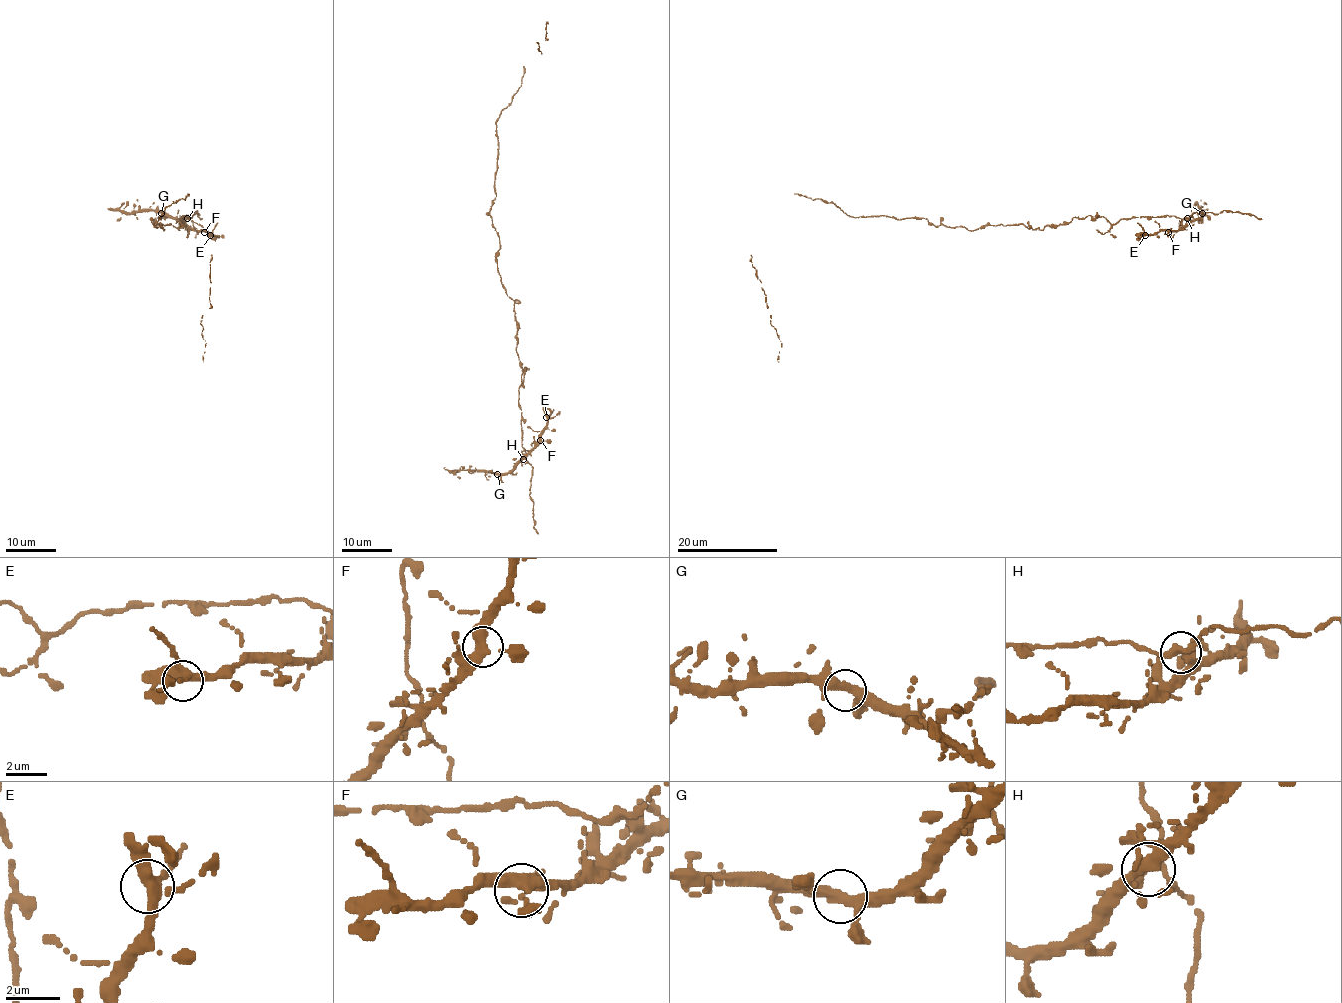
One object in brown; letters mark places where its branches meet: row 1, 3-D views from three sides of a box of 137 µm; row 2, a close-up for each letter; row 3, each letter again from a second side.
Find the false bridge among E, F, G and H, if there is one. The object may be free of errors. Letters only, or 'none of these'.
H

